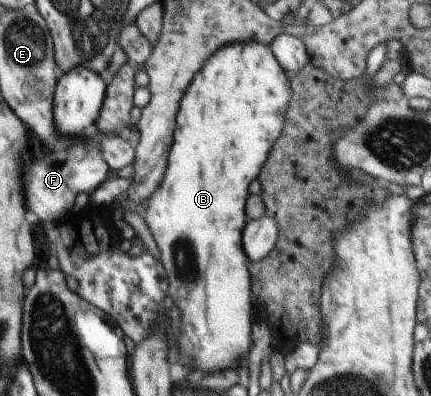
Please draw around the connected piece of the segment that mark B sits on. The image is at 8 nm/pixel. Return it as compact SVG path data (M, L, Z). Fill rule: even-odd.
M248 40L248 43L240 43L234 42L232 45L228 44L228 47L219 47L220 51L216 51L216 55L212 55L212 59L208 59L208 63L204 62L204 67L202 67L202 71L198 71L196 75L192 78L191 84L187 87L187 90L184 92L184 99L182 99L182 103L180 103L180 111L178 111L178 115L176 116L176 133L174 133L174 145L172 145L172 151L170 151L170 161L168 161L168 169L166 169L166 177L164 177L164 183L160 185L160 189L153 192L153 194L145 201L142 209L144 209L144 213L142 213L142 217L144 217L144 221L148 223L148 227L150 227L150 231L152 231L152 235L154 235L154 239L156 239L156 243L158 243L158 247L160 247L160 253L162 253L162 263L164 263L164 269L166 269L166 273L168 273L168 279L170 279L170 295L172 295L172 299L174 299L174 303L180 307L180 311L182 311L182 335L180 335L180 349L182 349L182 353L194 363L194 367L196 369L202 369L204 373L212 373L212 371L218 371L220 367L222 367L222 363L228 363L228 361L236 361L236 363L240 363L242 359L244 359L244 365L246 365L246 359L248 359L248 353L253 347L252 342L252 331L251 331L251 302L250 295L251 292L251 277L250 272L248 271L249 259L247 258L246 253L244 253L244 249L242 249L242 230L244 226L247 224L248 219L246 215L245 205L247 202L247 197L249 196L249 187L252 181L258 179L261 169L263 165L266 163L267 159L270 157L272 146L276 143L276 140L280 137L284 127L285 121L287 119L287 111L289 109L289 104L292 99L292 88L291 88L291 76L286 73L285 69L279 65L278 60L275 58L274 52L271 50L270 46L259 44L254 40Z

